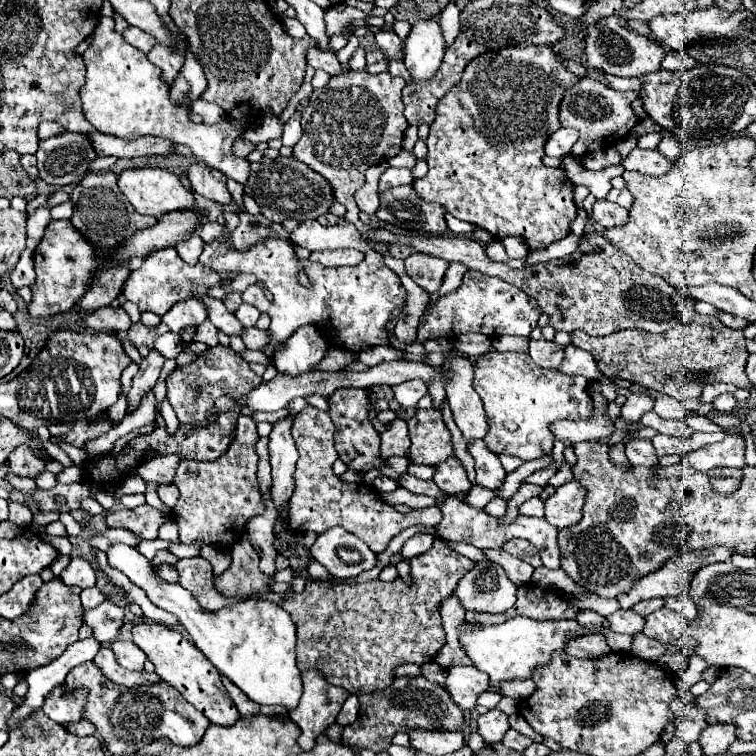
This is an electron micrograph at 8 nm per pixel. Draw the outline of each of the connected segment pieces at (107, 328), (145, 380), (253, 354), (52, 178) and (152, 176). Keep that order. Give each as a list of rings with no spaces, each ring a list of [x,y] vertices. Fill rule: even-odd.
[[[104,306],[86,316],[84,324],[96,332],[126,332],[132,326],[132,320],[122,306],[120,308]]]
[[[152,350],[152,352],[140,362],[140,370],[138,370],[138,374],[134,376],[134,384],[132,384],[130,392],[128,392],[128,412],[136,410],[138,404],[140,404],[140,398],[142,398],[148,390],[154,388],[154,384],[156,384],[156,380],[158,380],[158,372],[162,370],[164,362],[166,362],[166,358],[164,358],[160,352],[156,352],[156,350]]]
[[[245,350],[240,354],[244,360],[246,360],[248,363],[259,363],[264,366],[268,366],[270,364],[273,364],[273,361],[271,358],[267,358],[261,351],[257,350]]]
[[[64,130],[62,134],[42,140],[36,158],[40,178],[46,184],[66,186],[88,174],[90,164],[96,160],[96,150],[92,150],[88,136]]]
[[[128,168],[118,176],[118,186],[120,186],[120,192],[132,202],[136,212],[150,214],[156,218],[166,212],[192,208],[196,204],[194,192],[184,188],[176,174],[168,170],[160,170],[160,168]]]

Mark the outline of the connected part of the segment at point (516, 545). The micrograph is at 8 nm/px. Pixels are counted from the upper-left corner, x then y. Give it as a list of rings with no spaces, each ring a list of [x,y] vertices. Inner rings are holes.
[[[514,538],[514,540],[506,542],[502,548],[504,548],[504,550],[508,550],[510,554],[518,556],[518,558],[520,558],[520,560],[524,560],[524,562],[530,562],[534,568],[542,566],[542,564],[540,564],[540,558],[538,558],[538,552],[536,552],[536,548],[534,548],[534,546],[532,546],[528,540]]]

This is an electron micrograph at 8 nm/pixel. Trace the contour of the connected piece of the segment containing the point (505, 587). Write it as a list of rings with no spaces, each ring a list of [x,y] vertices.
[[[478,562],[456,588],[466,610],[500,614],[516,602],[518,586],[506,576],[502,566],[494,562]]]

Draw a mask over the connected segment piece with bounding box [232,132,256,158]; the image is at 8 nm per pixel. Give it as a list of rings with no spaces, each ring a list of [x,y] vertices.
[[[242,132],[242,136],[236,138],[236,142],[232,144],[232,154],[242,156],[242,158],[248,158],[248,154],[250,154],[252,150],[256,150],[256,144],[250,142],[250,140],[244,140],[244,132]]]

